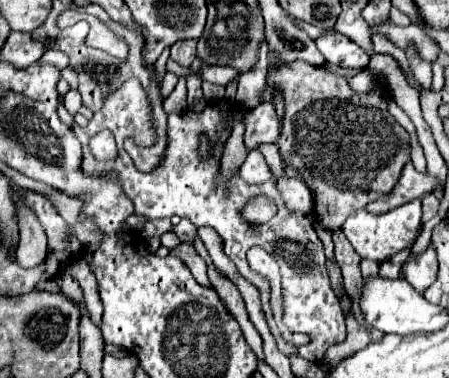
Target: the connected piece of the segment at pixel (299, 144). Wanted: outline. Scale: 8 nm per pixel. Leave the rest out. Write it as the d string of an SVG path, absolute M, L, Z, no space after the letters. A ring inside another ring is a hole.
M301 60L289 66L269 68L267 80L269 88L263 94L263 102L271 102L273 84L283 88L283 98L285 98L283 128L277 140L279 150L283 154L283 160L291 164L297 172L301 172L305 182L315 190L317 194L315 214L325 228L337 230L345 222L345 218L353 214L357 208L363 208L369 202L377 200L379 196L391 192L391 188L397 184L401 176L405 162L409 160L411 148L409 148L409 134L387 112L387 102L379 92L357 94L339 74L333 74L327 68L311 66Z

